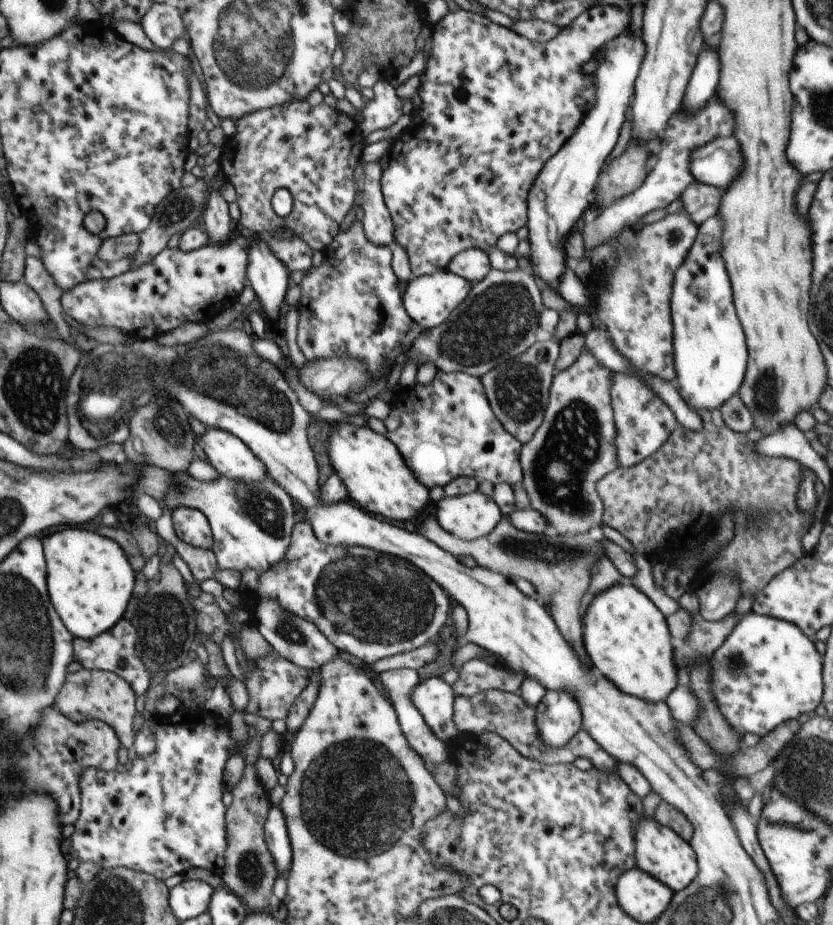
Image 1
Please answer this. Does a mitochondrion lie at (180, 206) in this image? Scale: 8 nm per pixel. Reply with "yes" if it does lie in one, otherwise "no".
yes

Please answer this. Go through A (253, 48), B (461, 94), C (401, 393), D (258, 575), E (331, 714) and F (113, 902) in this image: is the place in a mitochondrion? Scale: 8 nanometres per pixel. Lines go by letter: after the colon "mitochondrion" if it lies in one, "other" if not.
A: mitochondrion
B: other
C: other
D: other
E: other
F: mitochondrion

